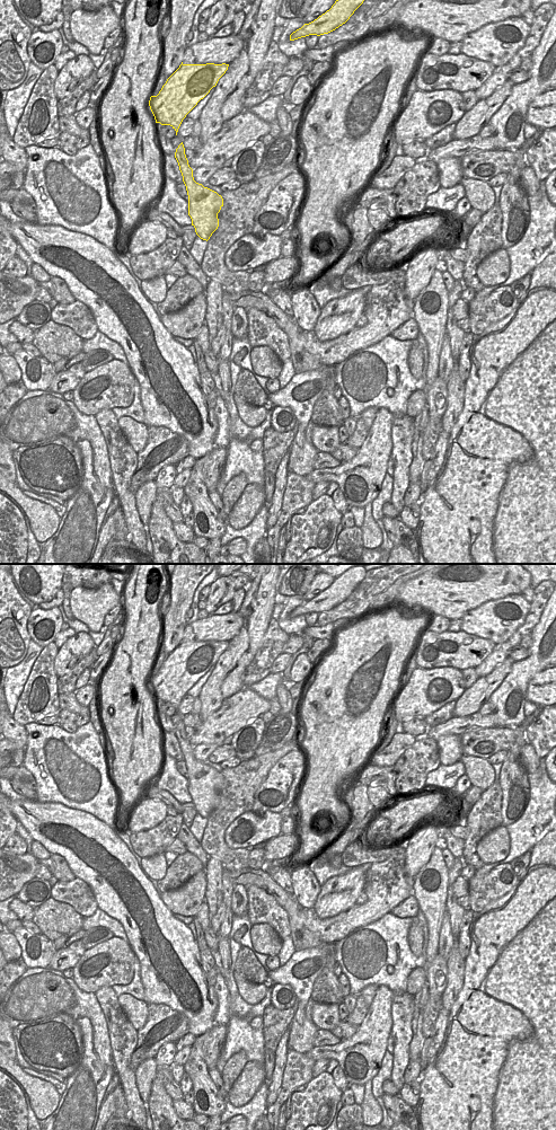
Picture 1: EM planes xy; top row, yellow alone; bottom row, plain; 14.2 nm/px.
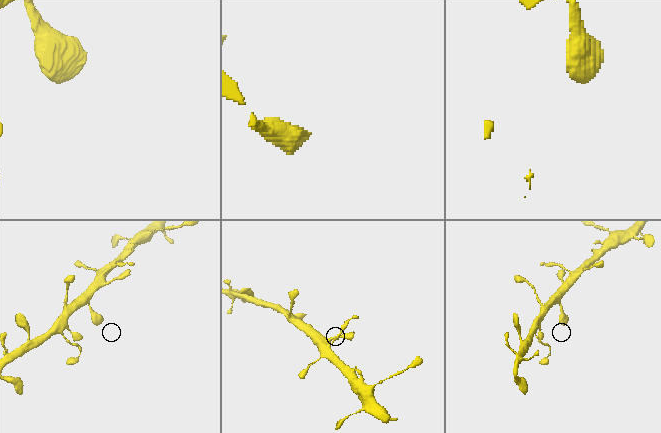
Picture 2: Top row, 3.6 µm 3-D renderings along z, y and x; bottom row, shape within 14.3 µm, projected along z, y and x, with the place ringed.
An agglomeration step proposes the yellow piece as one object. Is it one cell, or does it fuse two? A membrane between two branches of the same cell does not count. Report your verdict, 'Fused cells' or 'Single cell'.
Single cell

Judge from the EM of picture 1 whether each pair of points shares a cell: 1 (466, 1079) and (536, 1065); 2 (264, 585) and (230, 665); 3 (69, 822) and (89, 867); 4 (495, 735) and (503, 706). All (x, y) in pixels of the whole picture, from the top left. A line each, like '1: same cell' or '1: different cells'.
1: same cell
2: same cell
3: same cell
4: different cells

